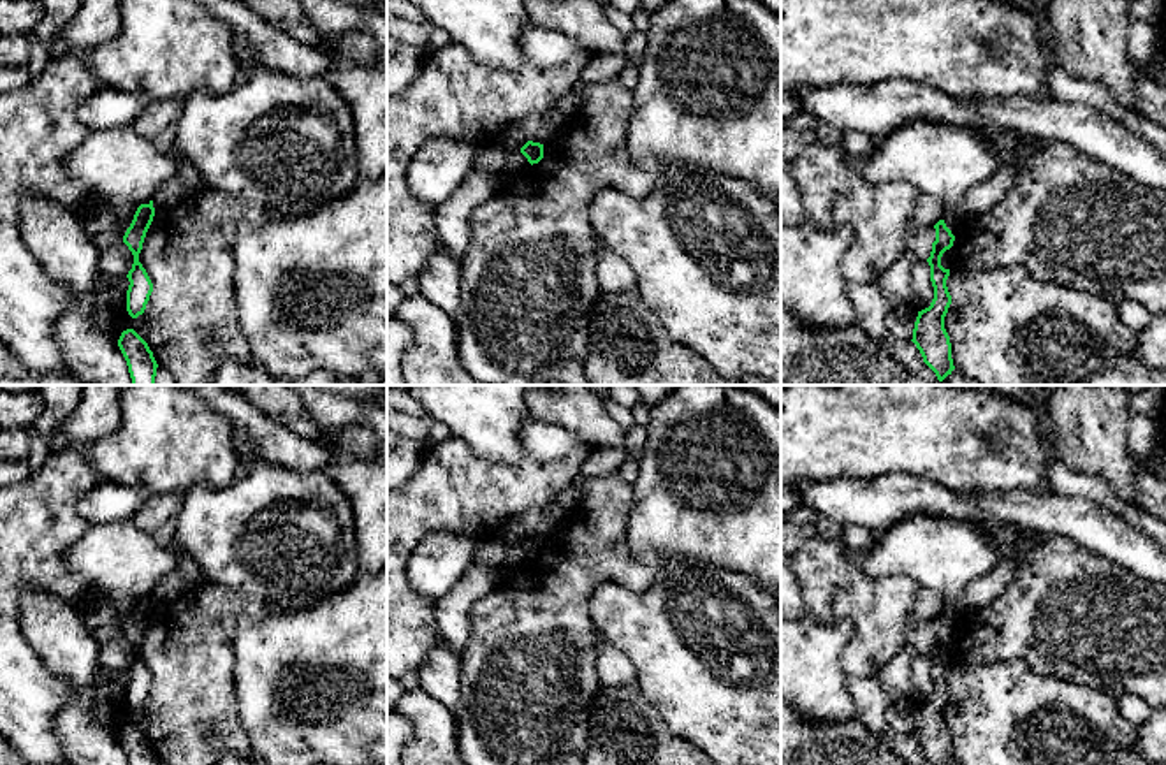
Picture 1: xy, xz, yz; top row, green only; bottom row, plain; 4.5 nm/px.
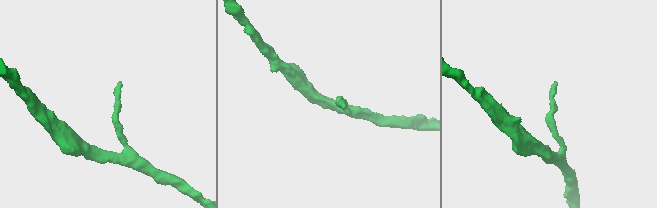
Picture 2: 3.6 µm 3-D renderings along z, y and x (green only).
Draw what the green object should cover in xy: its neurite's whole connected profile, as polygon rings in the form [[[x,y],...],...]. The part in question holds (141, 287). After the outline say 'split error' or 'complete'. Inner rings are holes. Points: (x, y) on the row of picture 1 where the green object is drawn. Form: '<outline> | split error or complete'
[[[149,200],[148,204],[141,204],[134,215],[130,227],[123,236],[123,243],[134,255],[132,269],[127,274],[130,281],[127,290],[127,311],[132,318],[137,318],[139,315],[144,313],[149,295],[153,292],[153,283],[146,269],[139,262],[139,253],[142,250],[142,243],[153,222],[153,216],[155,216],[153,200]]] | complete

